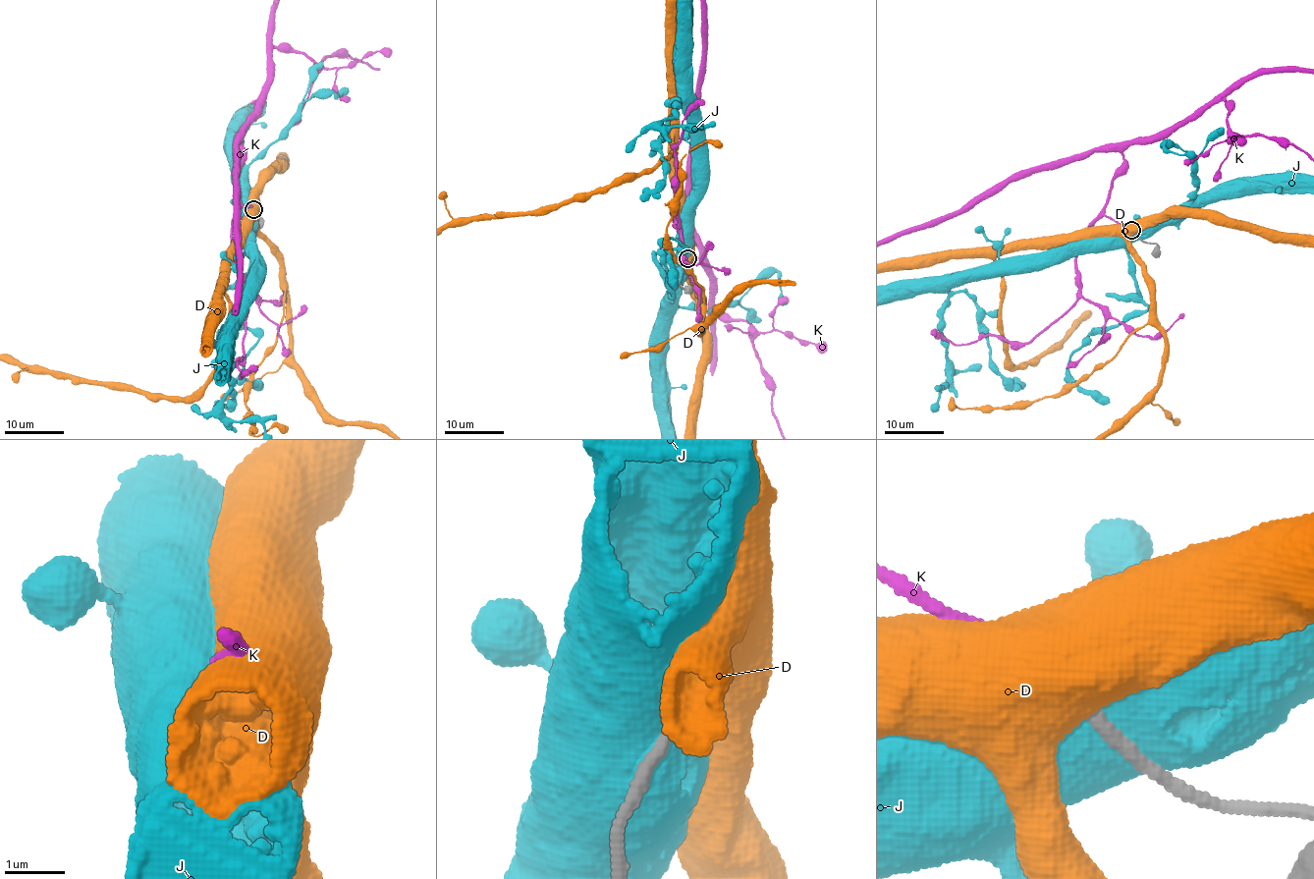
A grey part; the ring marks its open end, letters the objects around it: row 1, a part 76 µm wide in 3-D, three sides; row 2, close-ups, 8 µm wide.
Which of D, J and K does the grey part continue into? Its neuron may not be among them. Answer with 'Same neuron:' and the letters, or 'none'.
Same neuron: K

